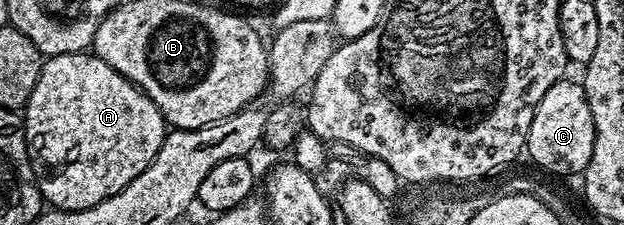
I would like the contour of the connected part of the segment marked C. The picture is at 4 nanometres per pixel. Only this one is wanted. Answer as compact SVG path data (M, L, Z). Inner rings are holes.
M572 78L559 80L547 93L535 109L531 129L525 138L524 150L545 171L553 175L577 175L584 172L591 161L591 149L595 141L595 129L585 88L580 82L572 83Z

